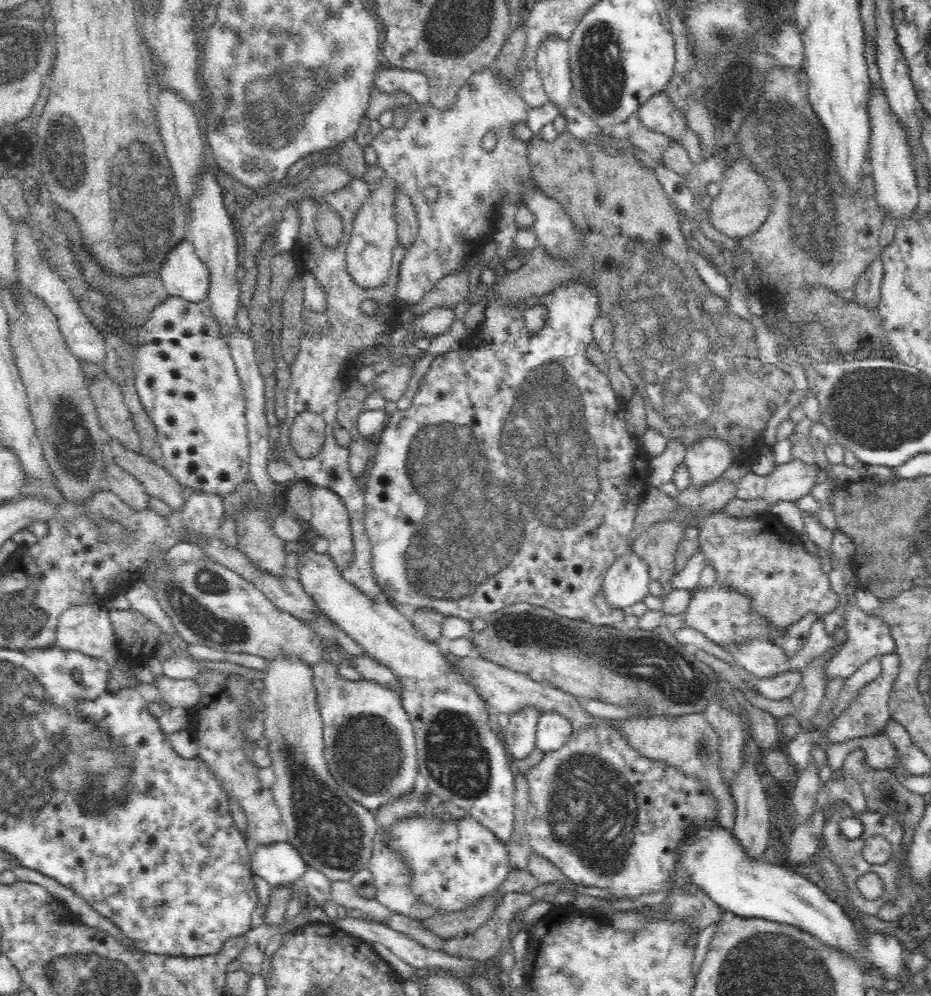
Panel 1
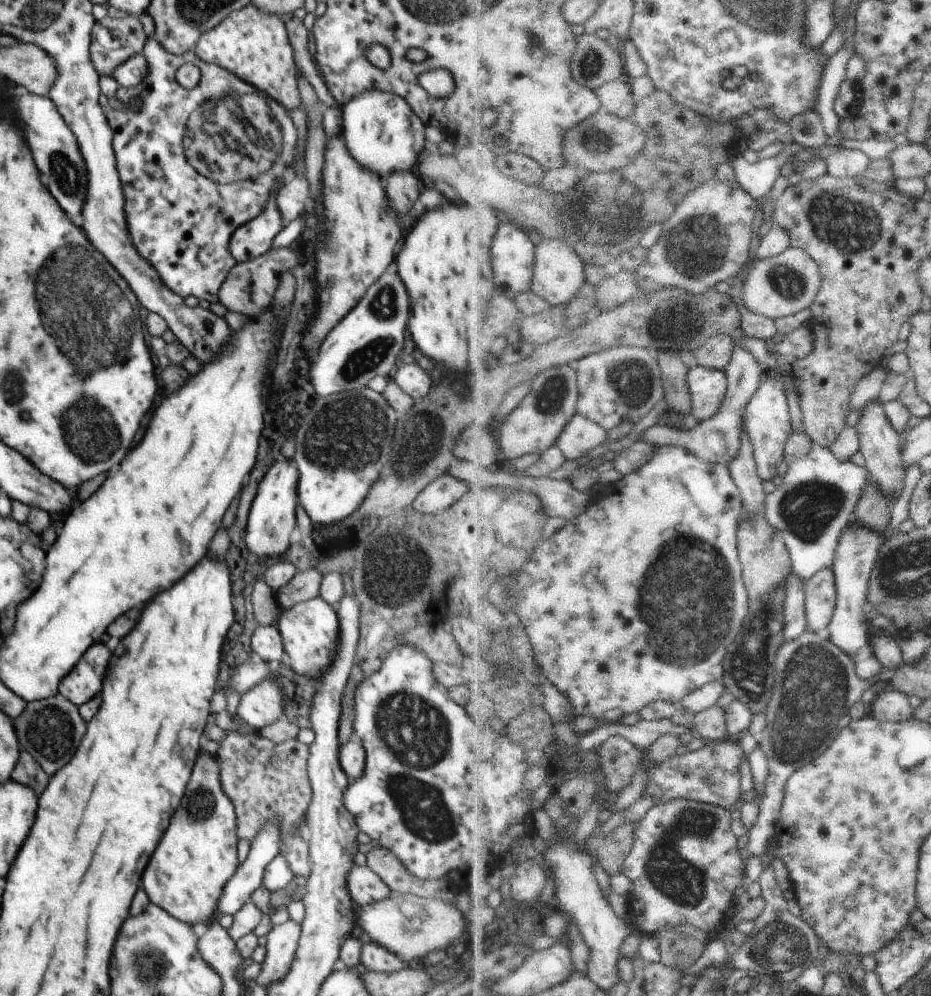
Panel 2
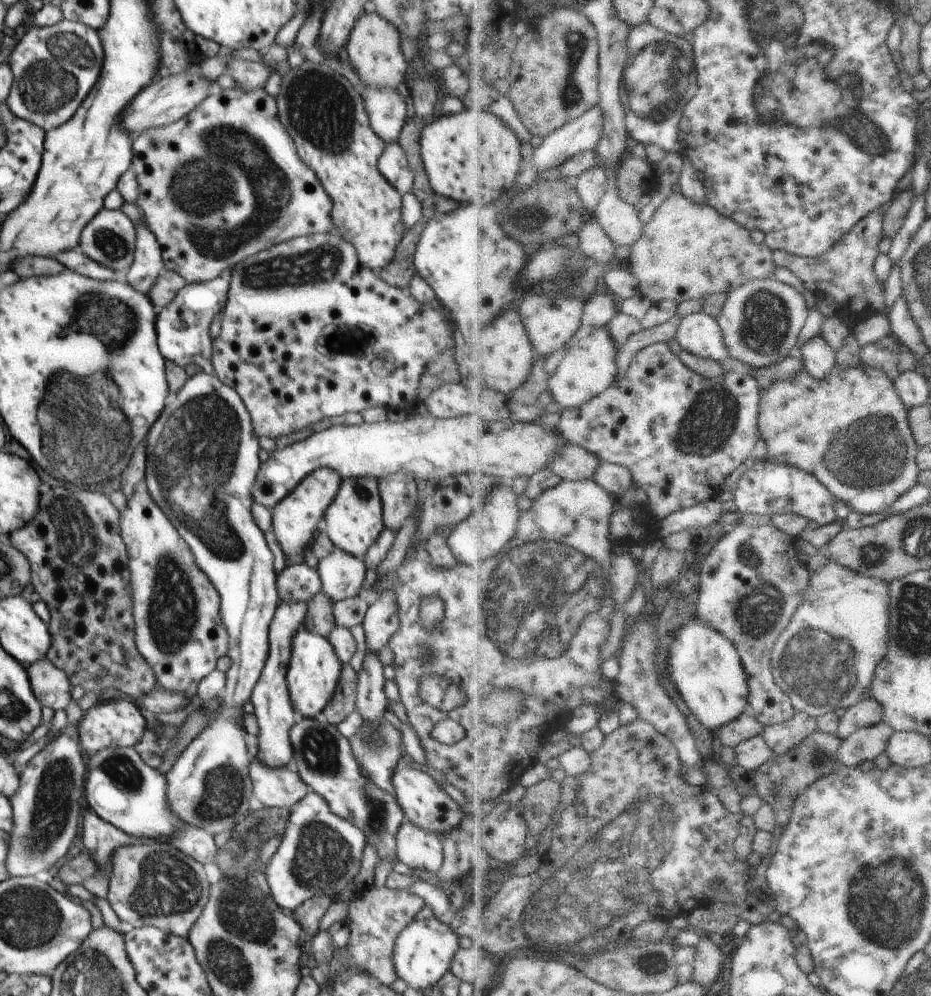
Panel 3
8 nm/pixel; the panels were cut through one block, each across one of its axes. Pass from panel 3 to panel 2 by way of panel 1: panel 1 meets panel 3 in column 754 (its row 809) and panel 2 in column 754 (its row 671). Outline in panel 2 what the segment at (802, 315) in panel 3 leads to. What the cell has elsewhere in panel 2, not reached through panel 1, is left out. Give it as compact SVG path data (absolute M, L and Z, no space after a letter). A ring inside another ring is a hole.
M790 247L786 252L767 259L759 259L751 269L744 282L744 300L749 309L754 312L769 316L776 320L790 314L802 312L812 308L818 298L820 289L823 287L823 272L819 261L814 260L810 254L801 247Z

